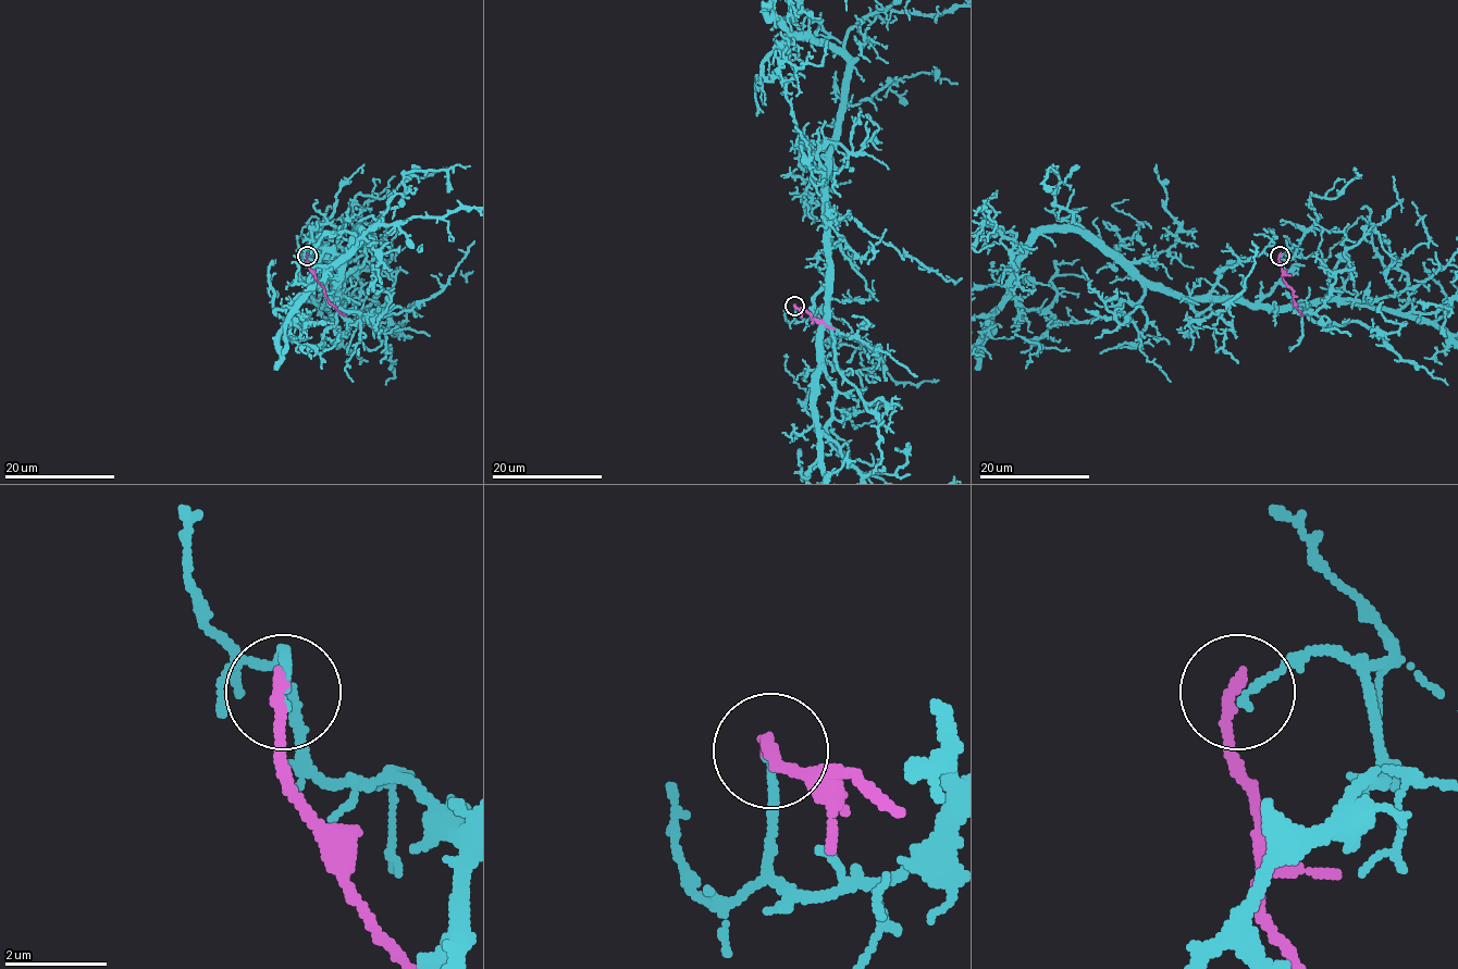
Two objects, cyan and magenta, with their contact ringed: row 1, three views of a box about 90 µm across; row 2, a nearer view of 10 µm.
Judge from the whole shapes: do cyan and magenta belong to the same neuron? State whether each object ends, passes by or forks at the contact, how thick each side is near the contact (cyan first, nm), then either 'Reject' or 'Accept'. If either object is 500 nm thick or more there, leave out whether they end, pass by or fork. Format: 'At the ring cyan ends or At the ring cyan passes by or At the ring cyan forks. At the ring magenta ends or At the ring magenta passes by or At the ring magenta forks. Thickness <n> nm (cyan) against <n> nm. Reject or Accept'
At the ring cyan ends. At the ring magenta ends. Thickness 140 nm (cyan) against 260 nm. Reject

